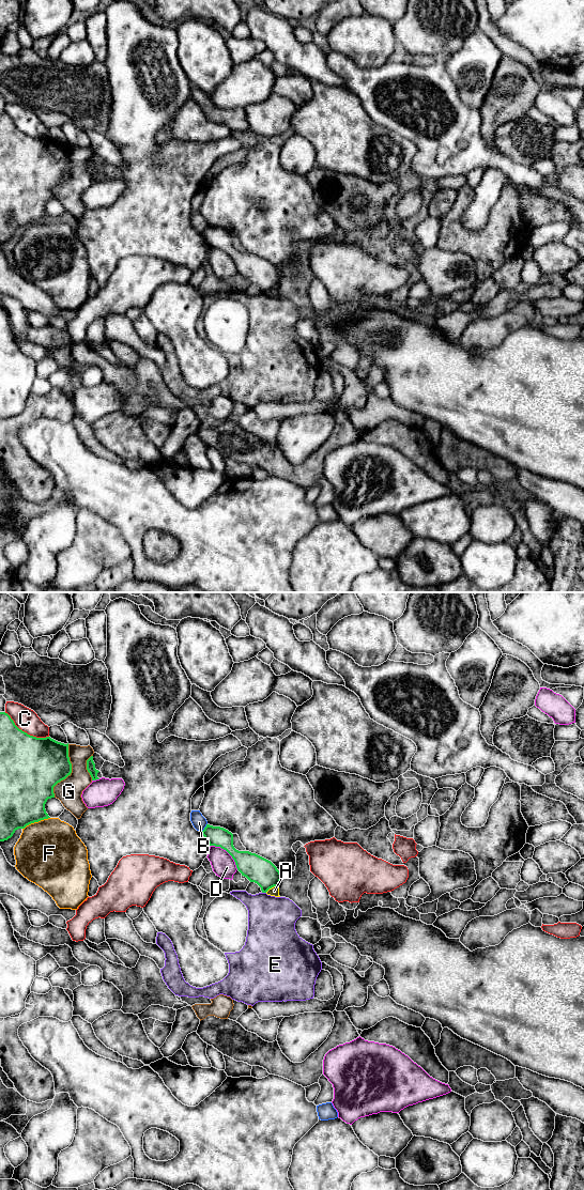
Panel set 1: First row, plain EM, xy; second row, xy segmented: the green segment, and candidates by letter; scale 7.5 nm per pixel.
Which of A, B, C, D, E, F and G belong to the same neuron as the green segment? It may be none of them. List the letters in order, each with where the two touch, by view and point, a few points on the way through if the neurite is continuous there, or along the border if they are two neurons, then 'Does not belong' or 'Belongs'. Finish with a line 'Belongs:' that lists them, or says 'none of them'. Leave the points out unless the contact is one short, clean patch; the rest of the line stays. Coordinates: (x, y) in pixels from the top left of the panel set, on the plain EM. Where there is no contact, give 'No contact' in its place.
A: Touches green at xy (271, 289). Boundary: xy (277, 287), (265, 293). Does not belong
B: Touches green at xy (204, 229). Boundary: xy (206, 225), (201, 233). Does not belong
C: Touches green at xy (26, 134). Does not belong
D: Touches green at xy (228, 253). Does not belong
E: Touches green at xy (264, 293). Does not belong
F: Touches green at xy (35, 222). Does not belong
G: Touches green at xy (71, 173). Does not belong
Belongs: none of them

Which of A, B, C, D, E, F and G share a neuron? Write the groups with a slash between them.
A / B / C / D / E / F / G

